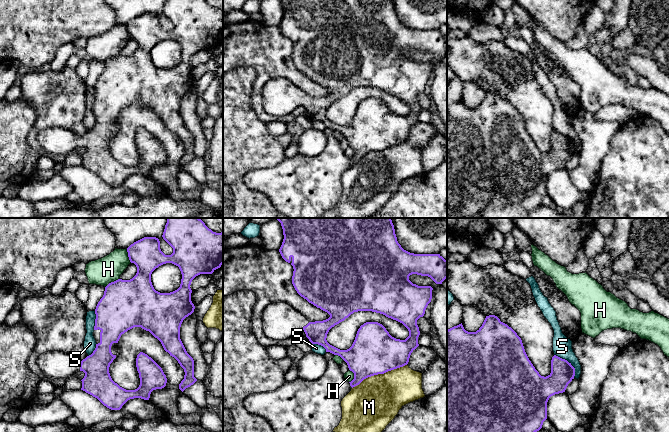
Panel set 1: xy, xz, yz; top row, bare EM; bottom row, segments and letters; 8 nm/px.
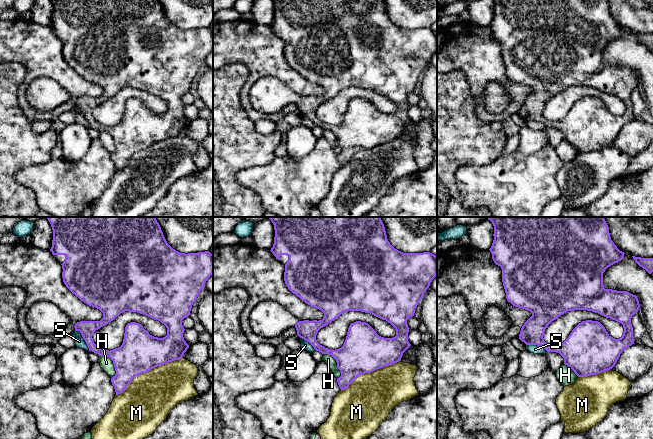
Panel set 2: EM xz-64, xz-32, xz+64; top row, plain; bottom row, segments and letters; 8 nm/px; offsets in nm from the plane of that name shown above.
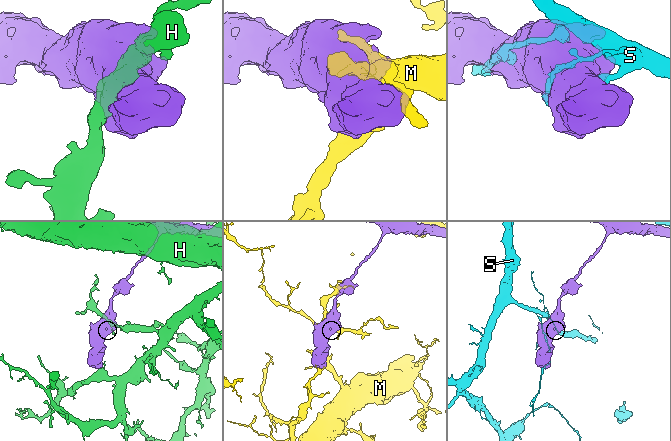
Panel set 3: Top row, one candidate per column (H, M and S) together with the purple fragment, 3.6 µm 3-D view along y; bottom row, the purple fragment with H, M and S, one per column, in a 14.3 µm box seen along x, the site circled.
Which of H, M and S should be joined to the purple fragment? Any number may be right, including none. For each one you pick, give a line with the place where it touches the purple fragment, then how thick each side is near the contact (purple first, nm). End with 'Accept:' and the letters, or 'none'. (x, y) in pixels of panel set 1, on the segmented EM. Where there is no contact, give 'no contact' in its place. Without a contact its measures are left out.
Accept: none

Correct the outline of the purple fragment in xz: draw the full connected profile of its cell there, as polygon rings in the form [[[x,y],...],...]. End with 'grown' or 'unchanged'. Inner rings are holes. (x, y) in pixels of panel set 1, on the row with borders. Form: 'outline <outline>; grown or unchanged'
outline [[[277,218],[277,220],[281,223],[284,235],[284,239],[279,249],[279,252],[282,258],[293,266],[294,271],[292,276],[292,284],[295,290],[301,297],[306,299],[309,303],[327,312],[330,317],[323,321],[309,322],[300,312],[296,311],[290,305],[286,303],[273,303],[268,305],[263,311],[262,322],[265,335],[274,340],[286,340],[293,336],[297,331],[303,329],[306,334],[306,337],[312,344],[318,344],[323,346],[326,349],[326,352],[330,352],[334,355],[340,356],[347,363],[349,370],[354,373],[354,379],[349,382],[352,388],[359,385],[364,379],[368,377],[378,374],[384,374],[388,371],[407,365],[411,353],[419,346],[418,337],[420,335],[420,331],[417,325],[417,320],[420,317],[424,316],[425,310],[428,304],[431,302],[433,290],[431,286],[418,286],[416,284],[413,284],[409,280],[409,276],[412,274],[428,276],[436,284],[442,284],[442,282],[447,278],[447,260],[445,260],[440,254],[414,254],[404,250],[397,241],[394,225],[392,223],[391,218]],[[358,311],[372,311],[383,314],[388,318],[396,320],[402,323],[408,329],[409,336],[405,340],[396,339],[389,334],[389,332],[382,324],[378,322],[366,322],[358,329],[355,340],[349,349],[340,350],[330,345],[326,340],[329,330],[335,325],[344,321],[354,312]]]; grown

